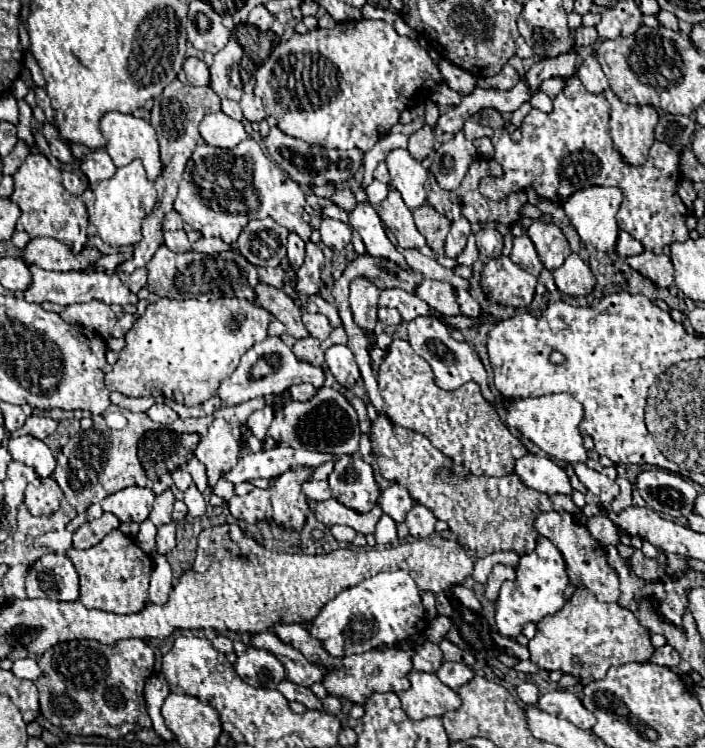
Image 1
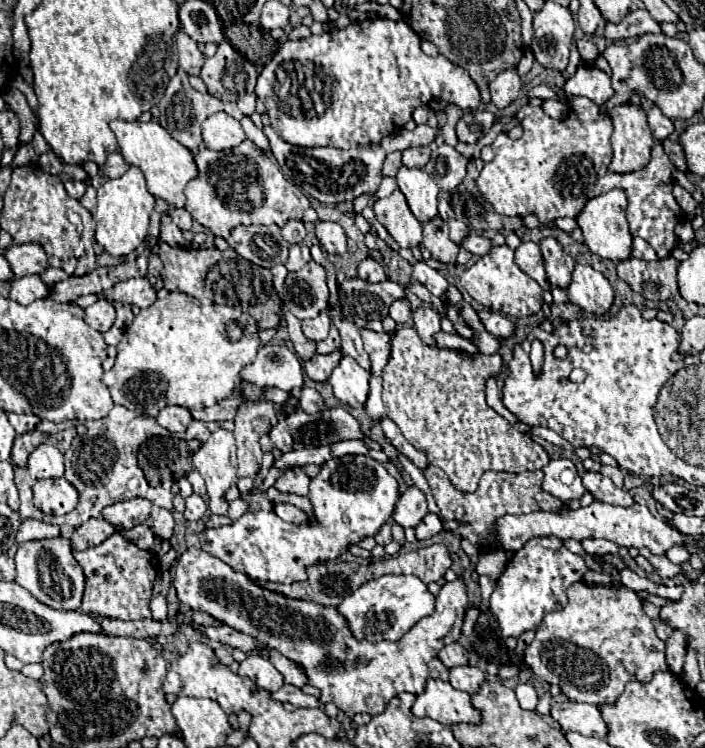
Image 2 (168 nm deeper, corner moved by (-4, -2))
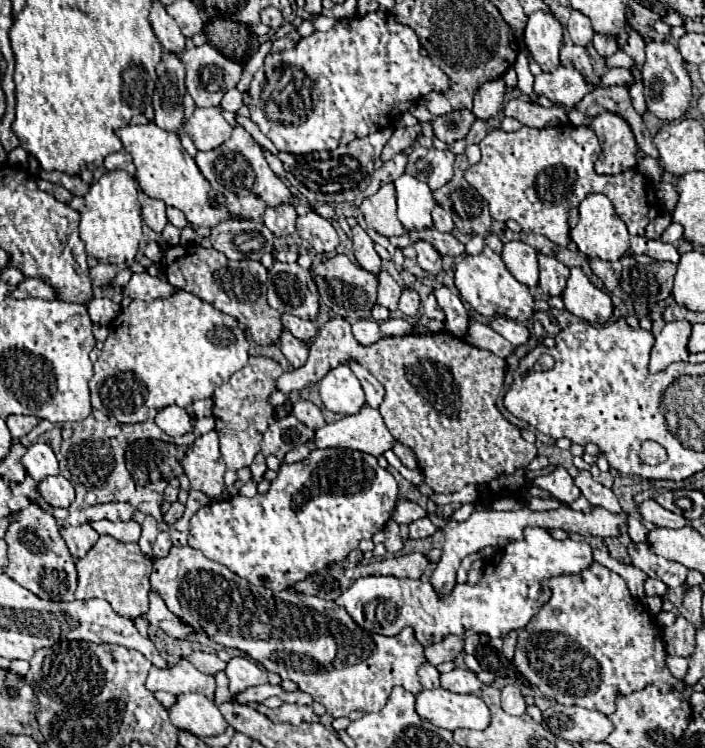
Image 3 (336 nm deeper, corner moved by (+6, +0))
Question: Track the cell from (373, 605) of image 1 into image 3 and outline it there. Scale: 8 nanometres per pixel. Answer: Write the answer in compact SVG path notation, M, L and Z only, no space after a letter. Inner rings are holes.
M529 527L523 533L521 541L511 541L505 549L497 551L491 561L485 563L485 573L481 575L481 581L473 587L469 583L455 583L453 591L449 595L441 595L433 589L431 583L423 583L419 579L397 579L397 577L361 577L357 579L341 597L335 599L337 605L345 607L347 613L353 617L353 621L367 629L375 631L379 635L397 635L403 627L411 627L415 631L417 641L423 647L429 647L433 643L443 641L447 635L459 635L465 637L467 631L473 631L477 635L485 633L489 637L505 637L509 631L523 629L529 619L549 601L551 589L547 587L547 579L555 575L567 575L567 573L581 573L593 563L591 547L585 541L557 541L553 539L545 529L541 527Z

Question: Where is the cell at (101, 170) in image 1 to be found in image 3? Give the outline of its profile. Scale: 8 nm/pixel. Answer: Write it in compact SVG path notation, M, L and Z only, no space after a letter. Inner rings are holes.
M125 151L107 155L107 157L105 157L105 167L107 167L109 171L113 171L113 169L123 169L123 171L127 171L131 177L135 177L135 165L133 165L133 159L131 159L129 153L125 153Z

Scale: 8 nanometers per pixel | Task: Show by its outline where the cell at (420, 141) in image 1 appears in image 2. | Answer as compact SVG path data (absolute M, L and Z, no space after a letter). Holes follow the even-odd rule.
M411 147L411 149L403 151L403 165L423 169L429 157L431 157L431 149L429 147Z

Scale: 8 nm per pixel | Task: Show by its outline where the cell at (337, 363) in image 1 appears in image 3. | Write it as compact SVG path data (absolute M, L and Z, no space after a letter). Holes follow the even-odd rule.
M347 365L331 369L319 381L319 395L325 409L341 415L355 415L365 405L363 387Z

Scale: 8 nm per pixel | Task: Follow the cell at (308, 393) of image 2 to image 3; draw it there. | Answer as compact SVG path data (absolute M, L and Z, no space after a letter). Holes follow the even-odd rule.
M303 397L295 401L295 405L293 405L293 413L295 413L295 417L297 417L303 425L307 425L307 427L313 429L313 431L325 427L325 419L323 419L319 407L313 405L311 401L303 399Z

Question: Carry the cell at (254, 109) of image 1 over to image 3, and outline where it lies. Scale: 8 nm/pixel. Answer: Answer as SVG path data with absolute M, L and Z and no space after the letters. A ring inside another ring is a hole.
M229 89L225 95L223 95L223 101L221 101L221 107L231 111L231 113L237 113L237 109L243 105L243 99L241 99L241 93L237 89Z

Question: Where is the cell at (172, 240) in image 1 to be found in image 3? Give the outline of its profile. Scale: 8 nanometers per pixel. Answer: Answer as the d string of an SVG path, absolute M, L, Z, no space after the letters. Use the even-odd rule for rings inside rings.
M139 193L139 203L141 203L141 217L143 217L143 221L155 233L161 233L163 227L167 225L165 203L163 201L153 201L151 197L145 197L145 193Z

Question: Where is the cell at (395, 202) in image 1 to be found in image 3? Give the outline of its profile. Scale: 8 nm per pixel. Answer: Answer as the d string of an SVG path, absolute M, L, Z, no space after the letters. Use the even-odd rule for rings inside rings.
M393 183L383 185L375 195L363 199L361 213L369 227L373 227L377 233L385 237L403 235L405 229L401 221L397 219L397 205L395 205L395 187Z

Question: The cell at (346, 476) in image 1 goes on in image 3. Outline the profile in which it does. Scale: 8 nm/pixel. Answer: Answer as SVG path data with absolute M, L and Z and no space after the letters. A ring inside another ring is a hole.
M313 449L309 453L309 457L299 461L299 463L281 463L281 467L277 471L277 479L271 481L271 487L269 487L269 491L265 495L261 495L261 493L257 493L255 497L239 495L239 497L233 497L233 499L227 499L227 501L215 501L211 505L201 507L191 517L189 547L203 551L205 557L209 557L215 563L225 565L229 571L233 571L239 577L247 579L251 585L263 585L267 589L281 591L281 589L293 587L297 581L303 581L303 579L311 577L313 573L321 571L329 563L341 563L353 549L359 547L361 539L371 539L377 531L381 531L385 527L385 523L391 519L391 513L395 509L395 503L397 503L397 495L399 495L399 487L397 487L395 477L387 469L383 469L373 455L367 455L367 453L361 453L361 451L353 451L353 449Z

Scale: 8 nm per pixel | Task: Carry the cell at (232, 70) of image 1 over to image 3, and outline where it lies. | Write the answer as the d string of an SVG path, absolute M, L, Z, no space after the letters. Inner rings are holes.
M209 43L187 49L181 61L187 67L187 93L197 107L217 107L223 93L235 87L243 73L237 61L223 57Z

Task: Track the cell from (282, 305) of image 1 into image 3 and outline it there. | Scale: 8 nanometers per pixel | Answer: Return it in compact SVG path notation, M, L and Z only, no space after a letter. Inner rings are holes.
M283 331L283 335L281 335L281 351L283 351L283 355L287 357L287 361L291 363L293 369L305 365L307 355L309 355L307 343L295 339L289 331Z

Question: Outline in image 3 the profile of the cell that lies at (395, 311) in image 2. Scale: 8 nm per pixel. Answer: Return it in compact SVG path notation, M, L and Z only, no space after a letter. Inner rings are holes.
M379 271L377 279L379 279L379 287L377 287L377 301L379 301L379 305L387 307L389 311L395 311L397 303L399 303L399 295L403 291L401 285L387 271Z

